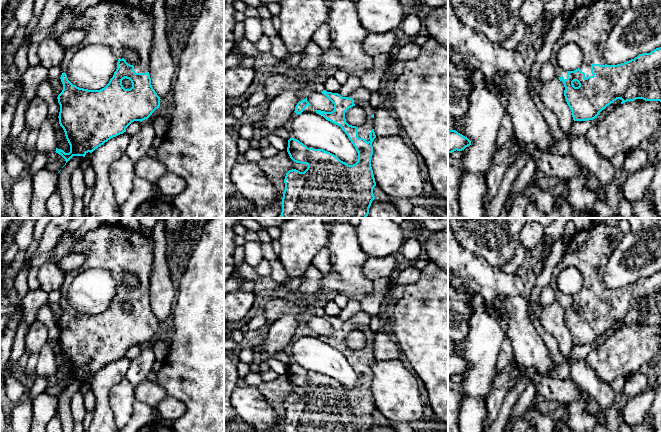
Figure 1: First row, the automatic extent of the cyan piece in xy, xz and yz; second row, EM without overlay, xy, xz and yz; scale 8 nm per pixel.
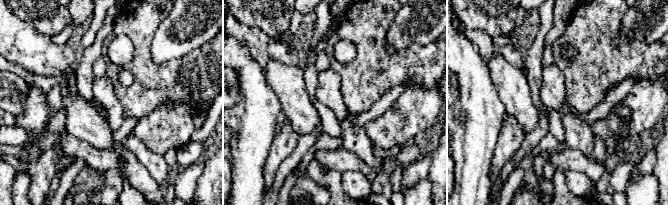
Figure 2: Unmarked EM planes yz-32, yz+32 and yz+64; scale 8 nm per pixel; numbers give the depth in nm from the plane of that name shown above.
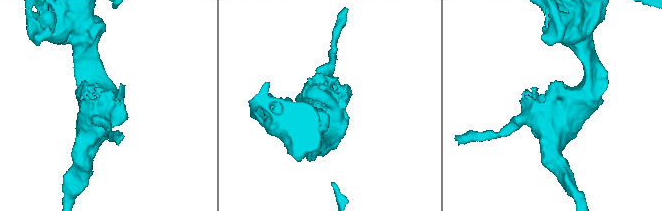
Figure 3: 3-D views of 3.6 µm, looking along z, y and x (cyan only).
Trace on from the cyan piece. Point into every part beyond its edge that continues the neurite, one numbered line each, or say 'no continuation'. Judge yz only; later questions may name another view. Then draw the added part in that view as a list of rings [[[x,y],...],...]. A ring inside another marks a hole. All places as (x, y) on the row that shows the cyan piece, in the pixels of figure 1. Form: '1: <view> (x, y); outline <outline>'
1: yz (589, 26); outline [[[593,1],[586,6],[577,6],[567,20],[562,36],[553,46],[550,60],[554,65],[555,76],[567,79],[567,71],[558,64],[559,50],[573,42],[583,53],[583,62],[579,69],[585,78],[593,76],[592,64],[605,65],[603,49],[613,27],[619,22],[624,9],[617,2]]]

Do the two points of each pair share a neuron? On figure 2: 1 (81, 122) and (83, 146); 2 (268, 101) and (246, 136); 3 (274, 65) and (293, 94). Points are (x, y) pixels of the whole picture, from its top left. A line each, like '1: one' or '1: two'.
1: two
2: one
3: one

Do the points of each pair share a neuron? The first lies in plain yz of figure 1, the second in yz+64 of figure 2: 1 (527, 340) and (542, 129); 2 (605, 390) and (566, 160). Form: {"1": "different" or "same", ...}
{"1": "different", "2": "different"}

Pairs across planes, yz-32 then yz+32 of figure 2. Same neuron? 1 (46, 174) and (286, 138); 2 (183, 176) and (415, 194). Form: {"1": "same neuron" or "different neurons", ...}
{"1": "same neuron", "2": "different neurons"}

